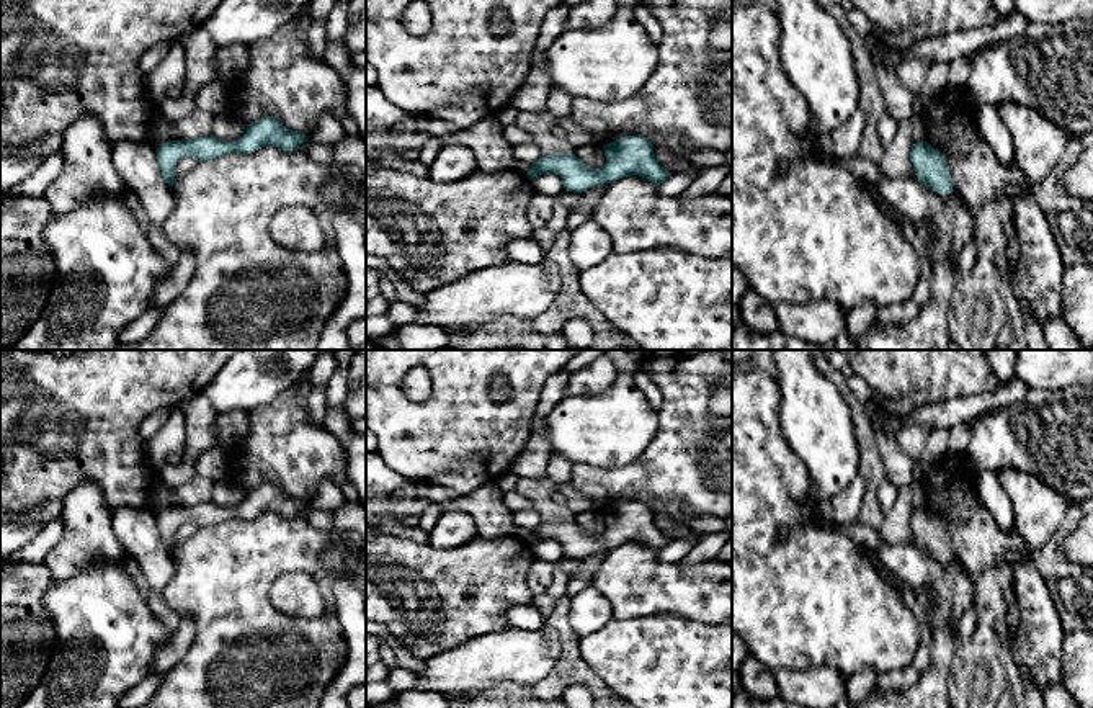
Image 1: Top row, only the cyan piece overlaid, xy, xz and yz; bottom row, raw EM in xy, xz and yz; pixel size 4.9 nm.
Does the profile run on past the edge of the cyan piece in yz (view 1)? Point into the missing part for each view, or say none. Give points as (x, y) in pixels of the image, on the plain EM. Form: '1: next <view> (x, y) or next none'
1: next none

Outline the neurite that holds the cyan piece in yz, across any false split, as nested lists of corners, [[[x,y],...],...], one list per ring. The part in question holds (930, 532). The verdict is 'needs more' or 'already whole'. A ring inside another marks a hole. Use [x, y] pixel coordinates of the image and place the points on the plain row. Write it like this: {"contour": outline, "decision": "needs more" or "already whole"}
{"contour": [[[926,507],[912,512],[910,525],[915,541],[931,556],[952,559],[952,546],[944,522]]], "decision": "already whole"}

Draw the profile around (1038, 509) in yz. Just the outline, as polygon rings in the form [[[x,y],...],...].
[[[1005,468],[997,476],[1013,510],[1013,528],[1021,535],[1029,556],[1039,554],[1064,522],[1068,497],[1018,469]]]

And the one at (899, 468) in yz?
[[[879,409],[871,415],[877,450],[884,463],[886,479],[895,487],[913,482],[917,466],[899,446],[895,435],[886,428],[884,412]]]

